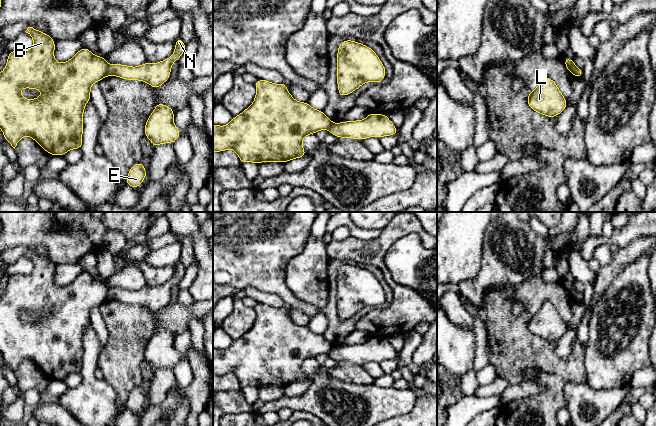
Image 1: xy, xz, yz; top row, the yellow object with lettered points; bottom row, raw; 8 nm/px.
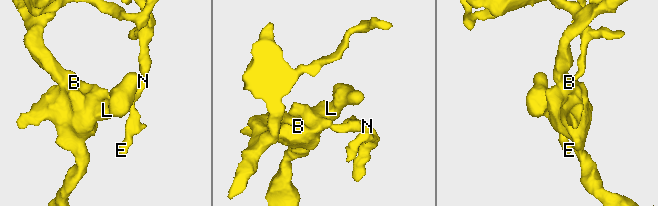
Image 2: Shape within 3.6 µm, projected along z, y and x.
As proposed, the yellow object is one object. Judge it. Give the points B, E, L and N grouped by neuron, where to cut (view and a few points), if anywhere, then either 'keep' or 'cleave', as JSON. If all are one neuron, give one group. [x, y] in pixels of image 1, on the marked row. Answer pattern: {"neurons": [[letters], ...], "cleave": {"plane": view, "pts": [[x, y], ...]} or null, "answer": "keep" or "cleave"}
{"neurons": [["B", "L"], ["E", "N"]], "cleave": {"plane": "xy", "pts": [[108, 65], [106, 75]]}, "answer": "cleave"}

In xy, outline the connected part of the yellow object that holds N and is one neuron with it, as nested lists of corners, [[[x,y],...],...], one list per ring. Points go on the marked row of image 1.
[[[179,37],[175,40],[175,50],[167,59],[150,64],[145,62],[137,67],[123,64],[108,65],[107,76],[116,76],[124,80],[137,80],[148,83],[154,89],[158,89],[169,80],[171,67],[180,59],[185,51],[186,44]]]

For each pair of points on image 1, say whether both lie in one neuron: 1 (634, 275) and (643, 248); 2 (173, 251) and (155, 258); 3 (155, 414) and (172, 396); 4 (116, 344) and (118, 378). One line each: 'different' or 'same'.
1: different
2: same
3: same
4: same

